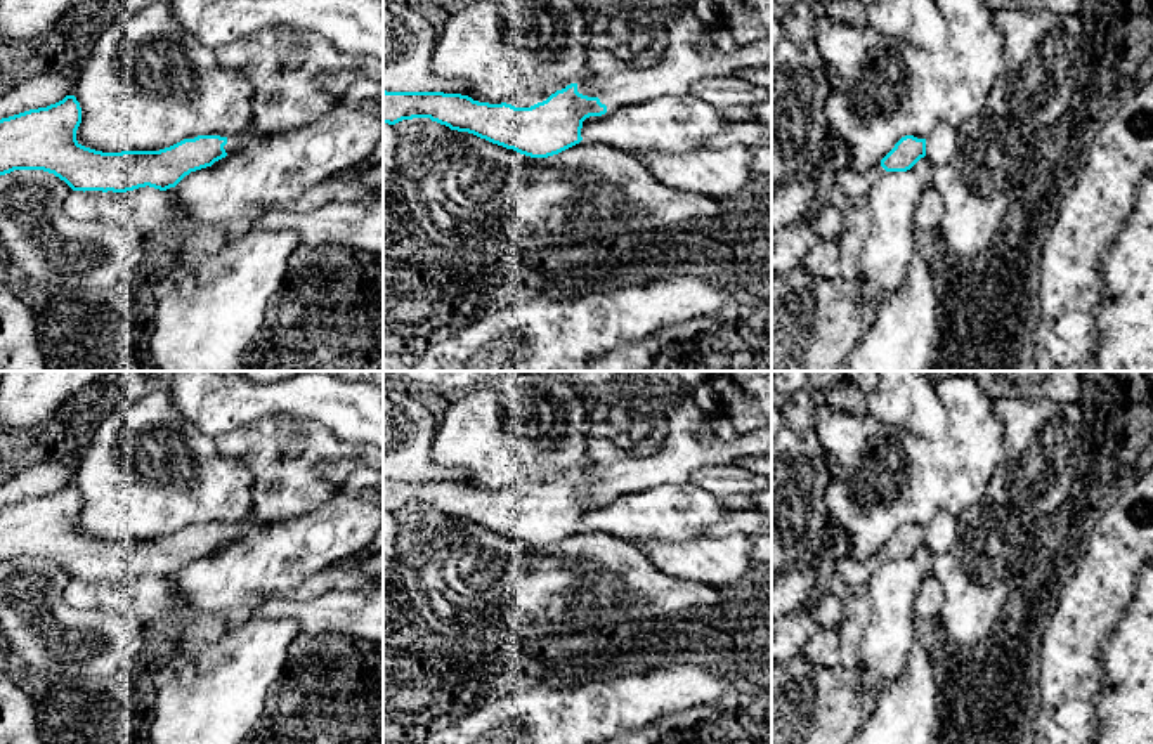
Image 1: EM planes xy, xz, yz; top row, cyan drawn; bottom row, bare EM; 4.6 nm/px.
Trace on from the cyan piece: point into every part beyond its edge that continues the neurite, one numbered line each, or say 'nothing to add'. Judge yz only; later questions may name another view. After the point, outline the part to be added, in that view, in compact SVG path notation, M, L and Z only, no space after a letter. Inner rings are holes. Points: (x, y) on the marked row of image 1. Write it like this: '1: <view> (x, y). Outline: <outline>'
1: yz (857, 184). Outline: M876 163L872 168L865 170L865 172L857 172L850 166L841 166L836 172L834 180L843 187L843 191L846 194L862 201L869 194L872 184L884 172L886 170L881 166L881 163Z

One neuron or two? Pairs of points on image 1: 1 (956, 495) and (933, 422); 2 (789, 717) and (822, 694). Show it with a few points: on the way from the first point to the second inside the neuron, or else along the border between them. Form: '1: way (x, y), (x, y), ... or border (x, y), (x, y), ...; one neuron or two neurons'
1: border (897, 429), (907, 429), (923, 437), (938, 437); two neurons
2: way (798, 717), (814, 703); one neuron

